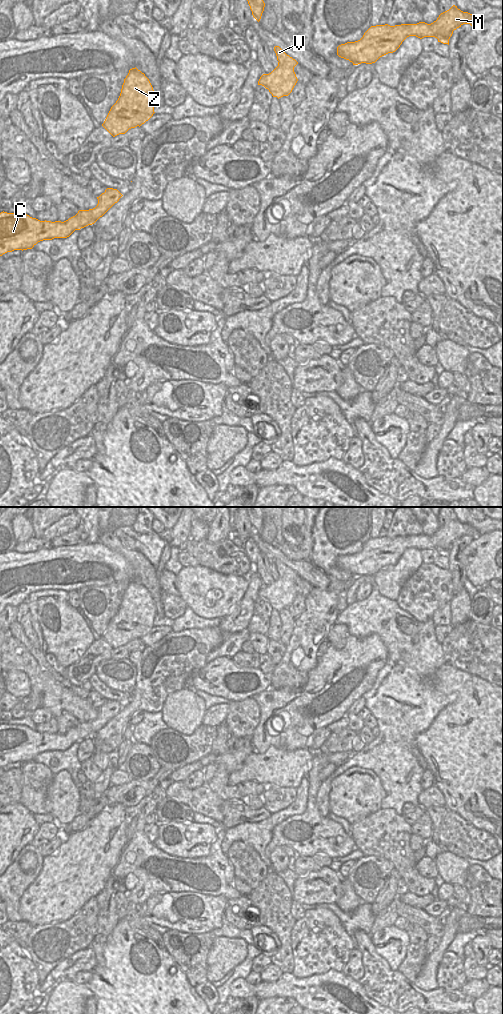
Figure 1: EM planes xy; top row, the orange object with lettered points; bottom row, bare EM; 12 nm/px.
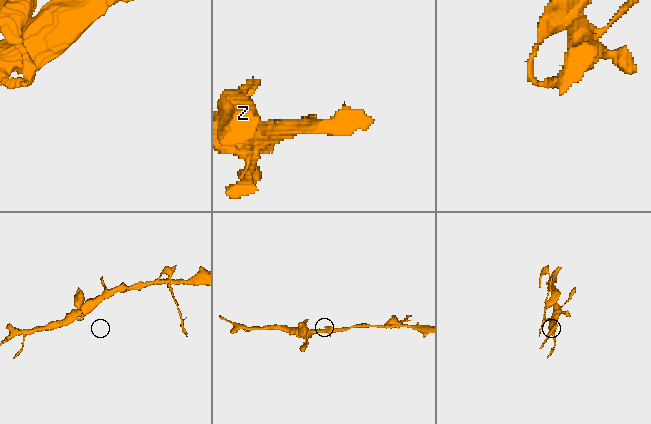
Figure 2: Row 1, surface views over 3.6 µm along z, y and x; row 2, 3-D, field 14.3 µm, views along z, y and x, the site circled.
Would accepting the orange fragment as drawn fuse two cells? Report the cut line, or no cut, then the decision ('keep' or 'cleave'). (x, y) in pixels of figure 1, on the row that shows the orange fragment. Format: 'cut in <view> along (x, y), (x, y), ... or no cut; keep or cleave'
no cut; keep

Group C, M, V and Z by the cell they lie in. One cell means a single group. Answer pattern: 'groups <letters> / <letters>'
groups C M V Z

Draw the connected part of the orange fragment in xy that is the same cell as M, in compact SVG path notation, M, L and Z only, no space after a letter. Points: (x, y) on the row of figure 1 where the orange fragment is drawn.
M453 5L431 24L419 22L395 26L388 24L371 26L360 40L339 45L337 55L349 60L353 65L372 64L380 57L395 52L409 36L416 36L420 39L435 37L438 42L449 45L453 31L463 24L477 27L480 22L477 17Z

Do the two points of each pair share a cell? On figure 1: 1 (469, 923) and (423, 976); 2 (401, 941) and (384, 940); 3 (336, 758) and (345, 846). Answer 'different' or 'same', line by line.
1: different
2: same
3: different

